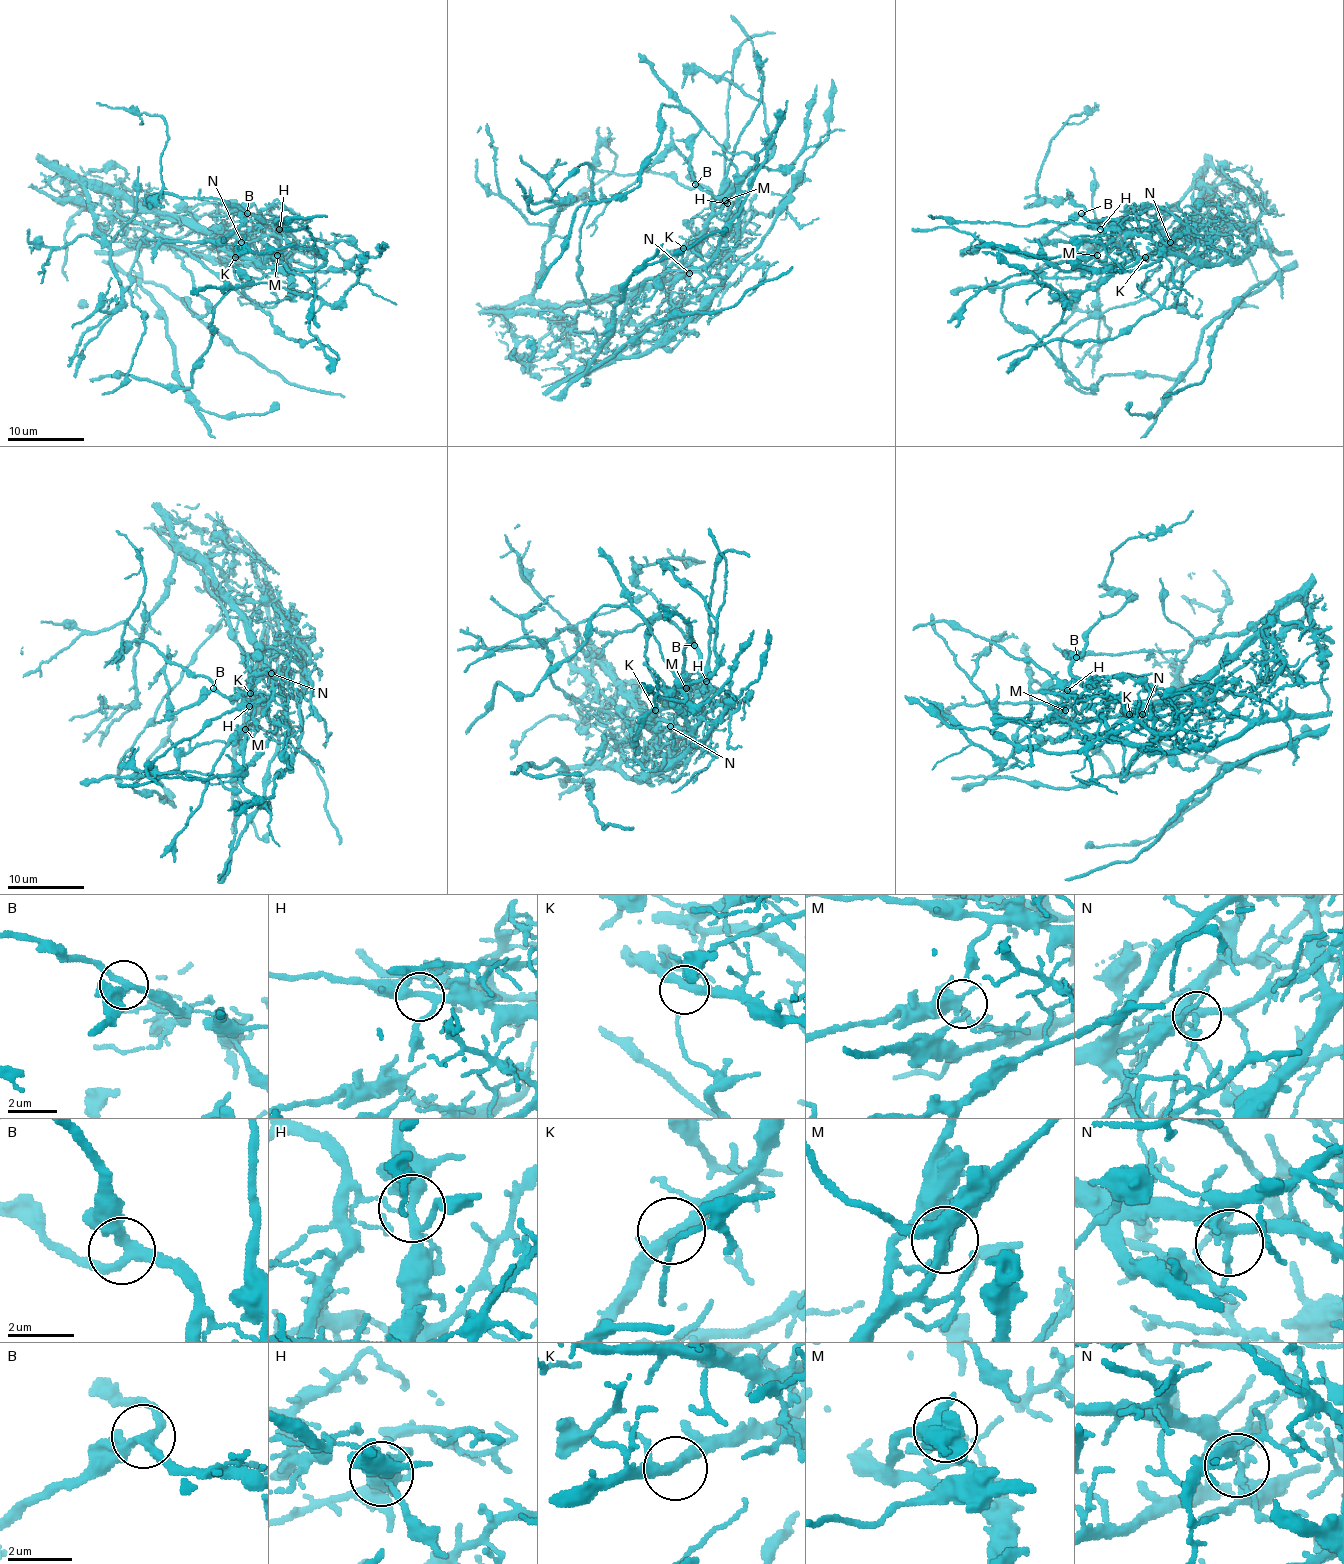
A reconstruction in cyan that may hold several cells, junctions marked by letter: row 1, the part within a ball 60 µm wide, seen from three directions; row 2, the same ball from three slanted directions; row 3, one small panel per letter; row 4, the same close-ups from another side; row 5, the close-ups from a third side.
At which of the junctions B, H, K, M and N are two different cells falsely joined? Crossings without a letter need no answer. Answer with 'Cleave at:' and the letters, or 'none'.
Cleave at: none

